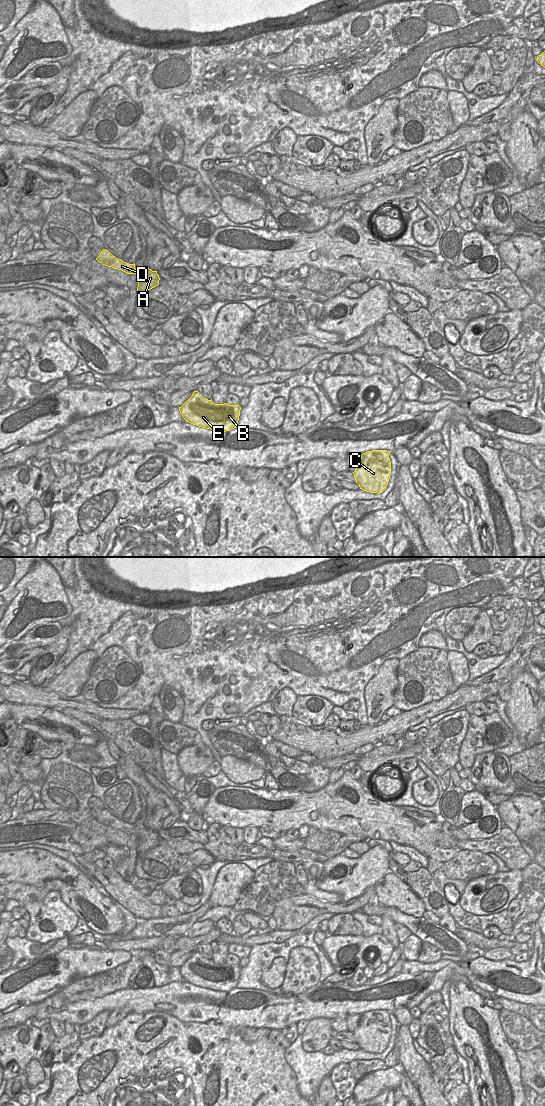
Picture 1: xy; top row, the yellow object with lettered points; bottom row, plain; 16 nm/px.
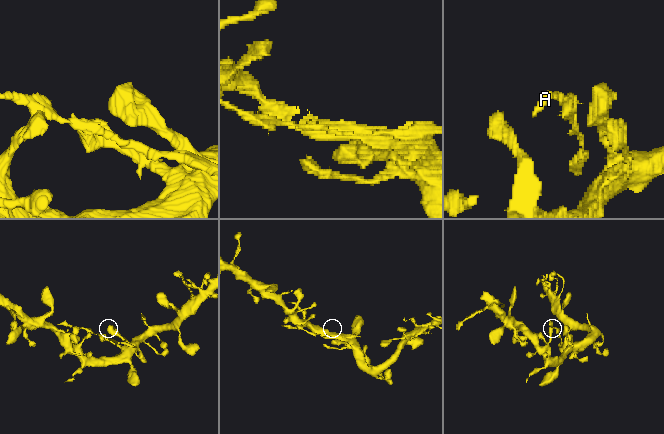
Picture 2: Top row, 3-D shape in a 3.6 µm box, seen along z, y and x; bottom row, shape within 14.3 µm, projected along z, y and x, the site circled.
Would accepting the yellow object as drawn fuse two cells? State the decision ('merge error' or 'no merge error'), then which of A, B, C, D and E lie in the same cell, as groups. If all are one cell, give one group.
merge error; groups A B C E / D

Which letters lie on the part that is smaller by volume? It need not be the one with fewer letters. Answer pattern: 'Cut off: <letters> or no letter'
Cut off: D

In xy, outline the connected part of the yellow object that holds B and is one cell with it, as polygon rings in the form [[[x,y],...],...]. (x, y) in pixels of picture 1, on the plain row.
[[[194,951],[192,956],[179,967],[180,974],[193,985],[214,991],[230,991],[236,988],[241,967],[238,965],[215,964]]]

